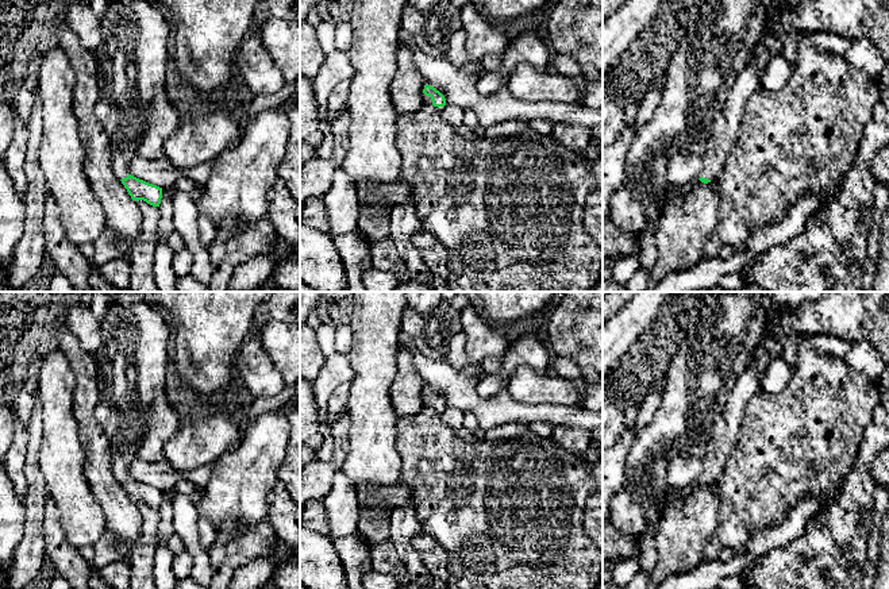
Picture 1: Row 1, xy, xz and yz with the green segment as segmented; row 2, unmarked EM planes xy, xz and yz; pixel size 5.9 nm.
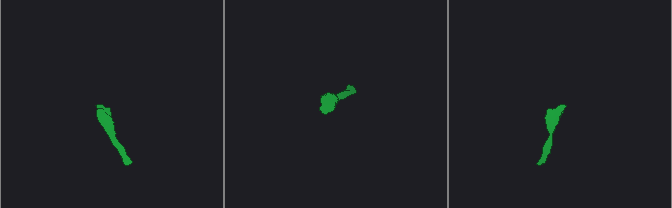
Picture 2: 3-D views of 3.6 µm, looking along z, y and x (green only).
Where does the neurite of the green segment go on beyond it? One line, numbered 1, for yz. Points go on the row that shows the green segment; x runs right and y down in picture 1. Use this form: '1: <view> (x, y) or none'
1: yz (726, 130)

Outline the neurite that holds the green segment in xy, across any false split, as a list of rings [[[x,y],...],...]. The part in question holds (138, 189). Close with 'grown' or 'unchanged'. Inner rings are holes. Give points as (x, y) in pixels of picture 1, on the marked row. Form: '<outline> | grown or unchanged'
[[[112,145],[113,170],[132,200],[143,200],[153,207],[159,207],[162,199],[162,188],[139,180],[128,173],[128,163],[134,151],[128,149],[116,149]]] | grown

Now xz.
[[[424,85],[422,96],[423,96],[424,104],[431,104],[436,107],[439,111],[446,105],[444,96],[434,86]]] | grown

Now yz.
[[[771,0],[762,27],[762,36],[755,43],[746,66],[731,86],[724,108],[713,124],[708,149],[703,153],[704,172],[698,178],[708,184],[717,180],[724,169],[740,131],[748,97],[762,88],[762,76],[773,57],[784,55],[784,35],[780,15],[784,8],[796,8],[804,0]]] | grown

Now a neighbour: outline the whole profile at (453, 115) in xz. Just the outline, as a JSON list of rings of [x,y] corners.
[[[446,104],[440,109],[440,116],[454,128],[463,124],[465,111],[457,105]]]

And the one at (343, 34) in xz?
[[[349,22],[335,24],[335,46],[336,50],[347,53],[353,42],[353,30]]]

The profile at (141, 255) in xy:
[[[143,200],[136,201],[142,213],[142,231],[138,240],[130,249],[127,259],[130,261],[131,292],[158,292],[154,281],[153,263],[157,240],[159,236],[159,207],[153,207]]]

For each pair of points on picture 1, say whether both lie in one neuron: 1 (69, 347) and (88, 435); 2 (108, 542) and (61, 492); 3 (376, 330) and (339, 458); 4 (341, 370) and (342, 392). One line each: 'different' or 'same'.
1: same
2: different
3: different
4: different

